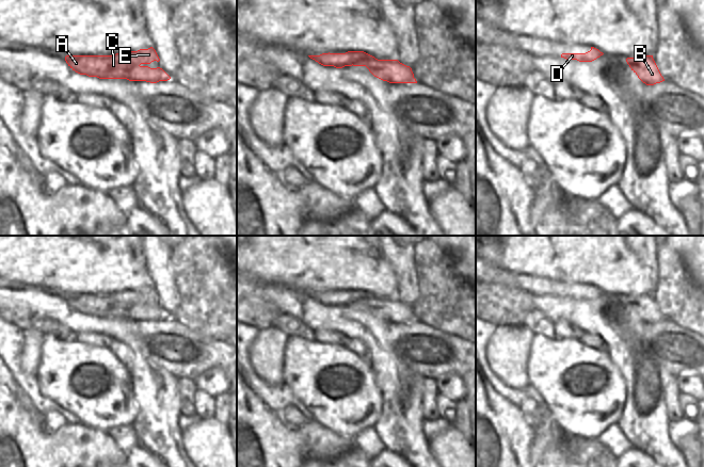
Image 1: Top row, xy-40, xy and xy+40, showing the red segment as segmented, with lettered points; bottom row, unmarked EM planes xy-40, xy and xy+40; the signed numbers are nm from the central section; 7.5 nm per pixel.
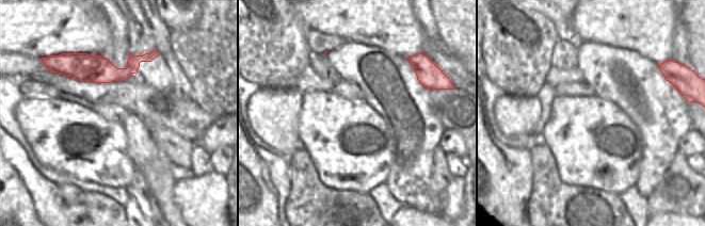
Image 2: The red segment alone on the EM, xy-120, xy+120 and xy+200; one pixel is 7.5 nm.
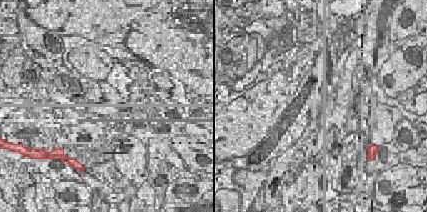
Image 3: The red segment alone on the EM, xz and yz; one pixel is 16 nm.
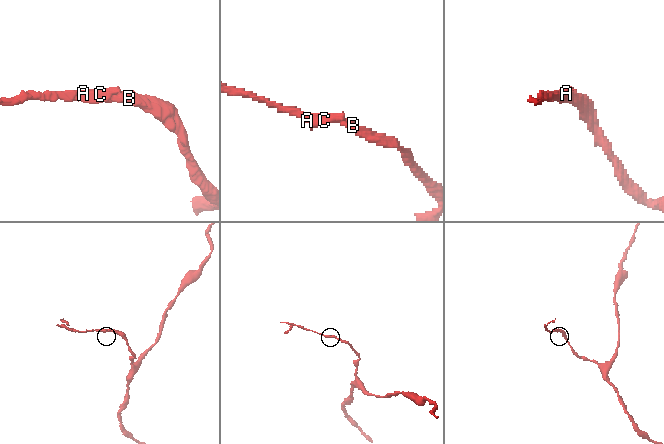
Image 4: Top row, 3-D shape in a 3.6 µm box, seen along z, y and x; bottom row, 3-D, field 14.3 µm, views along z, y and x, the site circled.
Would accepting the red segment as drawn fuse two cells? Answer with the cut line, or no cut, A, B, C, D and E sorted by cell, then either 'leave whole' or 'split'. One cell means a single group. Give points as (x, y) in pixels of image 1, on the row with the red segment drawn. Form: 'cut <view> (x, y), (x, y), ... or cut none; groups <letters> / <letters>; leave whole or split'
cut none; groups A B C D E; leave whole

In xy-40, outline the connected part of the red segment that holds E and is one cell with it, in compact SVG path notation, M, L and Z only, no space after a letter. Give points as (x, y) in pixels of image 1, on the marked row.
M153 47L114 55L66 55L65 61L76 73L99 79L127 79L150 83L171 79L162 68L147 66L154 61L160 61Z

